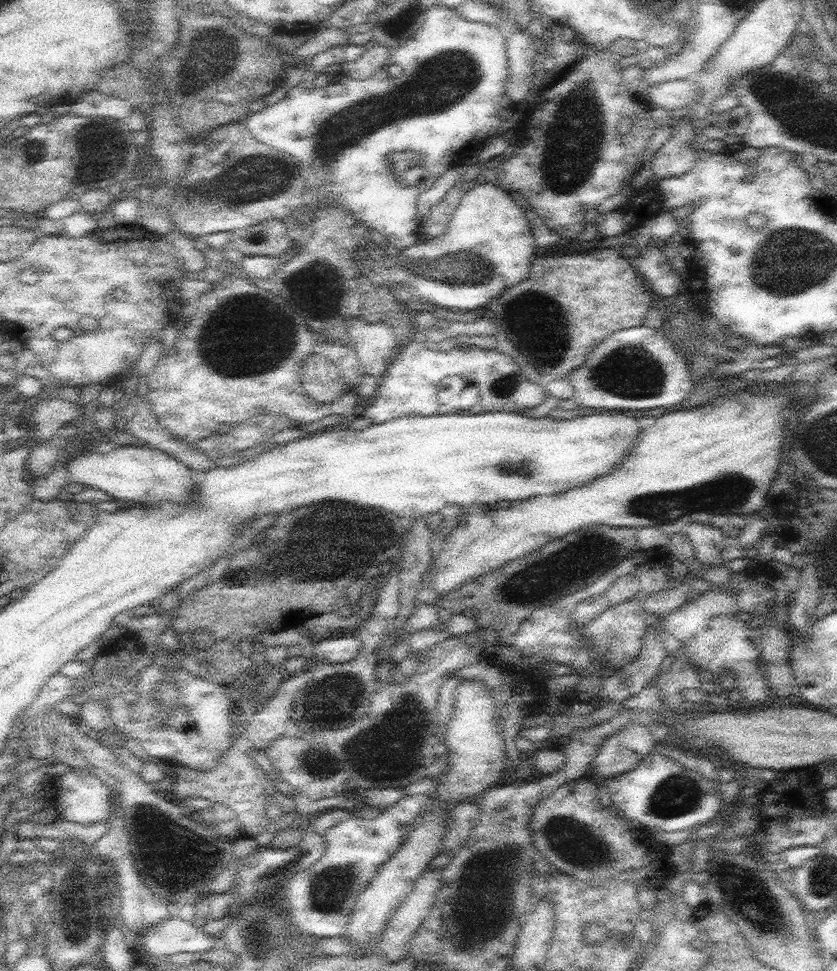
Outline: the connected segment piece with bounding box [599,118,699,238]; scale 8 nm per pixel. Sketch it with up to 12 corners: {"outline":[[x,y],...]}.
{"outline":[[685,118],[657,150],[649,186],[633,188],[627,204],[605,214],[599,238],[617,238],[661,212],[657,184],[695,166]]}

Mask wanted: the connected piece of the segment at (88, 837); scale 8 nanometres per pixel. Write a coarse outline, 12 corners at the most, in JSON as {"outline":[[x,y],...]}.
{"outline":[[53,820],[15,824],[19,840],[77,840],[91,848],[109,832],[107,822],[89,826]]}

